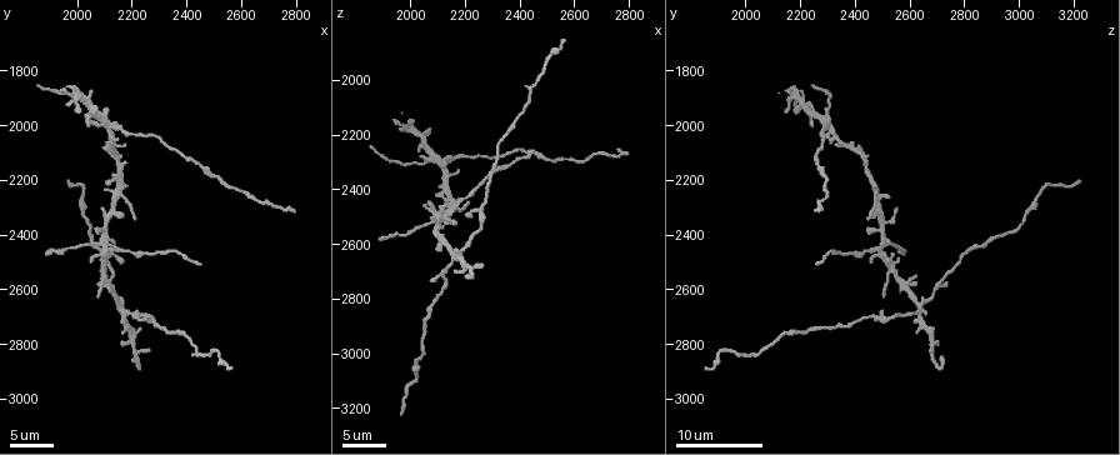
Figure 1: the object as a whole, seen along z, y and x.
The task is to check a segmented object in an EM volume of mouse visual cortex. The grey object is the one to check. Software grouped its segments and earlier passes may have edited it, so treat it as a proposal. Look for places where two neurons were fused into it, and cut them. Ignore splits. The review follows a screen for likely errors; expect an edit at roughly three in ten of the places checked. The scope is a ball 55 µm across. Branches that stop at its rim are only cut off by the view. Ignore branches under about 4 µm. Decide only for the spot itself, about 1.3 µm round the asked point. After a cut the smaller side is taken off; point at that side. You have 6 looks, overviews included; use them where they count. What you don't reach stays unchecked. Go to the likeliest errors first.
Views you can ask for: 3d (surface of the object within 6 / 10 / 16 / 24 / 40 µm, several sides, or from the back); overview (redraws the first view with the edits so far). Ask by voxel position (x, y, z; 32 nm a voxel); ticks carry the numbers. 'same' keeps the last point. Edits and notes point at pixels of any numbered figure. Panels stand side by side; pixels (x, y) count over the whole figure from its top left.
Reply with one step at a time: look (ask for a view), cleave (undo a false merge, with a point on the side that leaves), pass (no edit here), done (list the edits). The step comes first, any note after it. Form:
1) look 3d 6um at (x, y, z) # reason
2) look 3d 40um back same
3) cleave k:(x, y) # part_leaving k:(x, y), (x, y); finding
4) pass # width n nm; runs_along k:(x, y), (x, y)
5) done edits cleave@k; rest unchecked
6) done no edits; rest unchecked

look 3d 10um at (2150, 2660, 2650) # small branch off a trunk

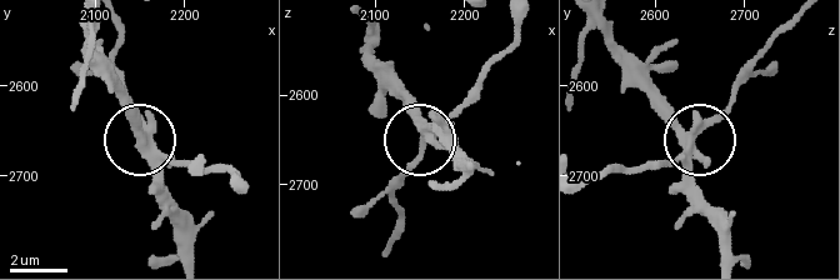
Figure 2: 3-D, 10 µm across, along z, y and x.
cleave 2:(421, 159) # part_leaving 2:(686, 148), (645, 166), (581, 179); two neurons meet here

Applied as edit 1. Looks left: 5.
look overview

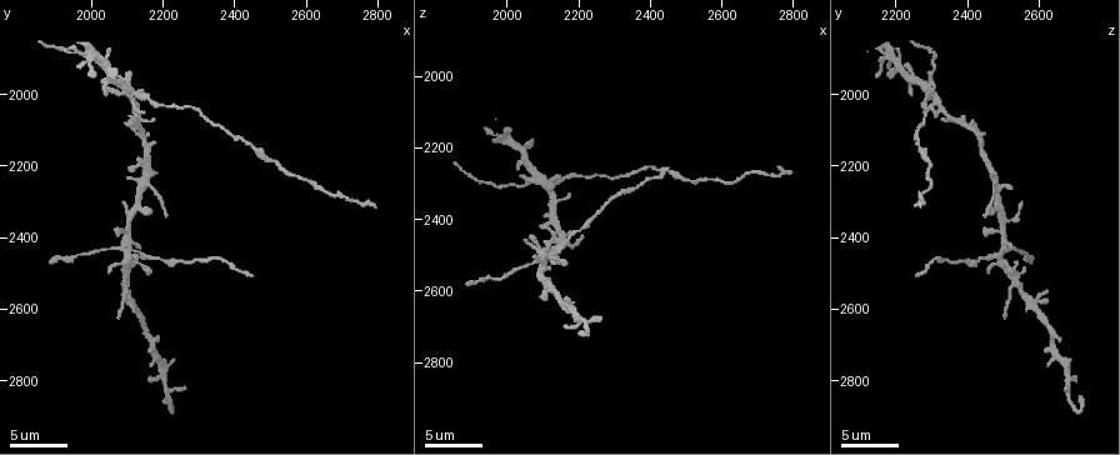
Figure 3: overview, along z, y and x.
look 3d 16um at (2100, 2430, 2510) # looks like a crossing

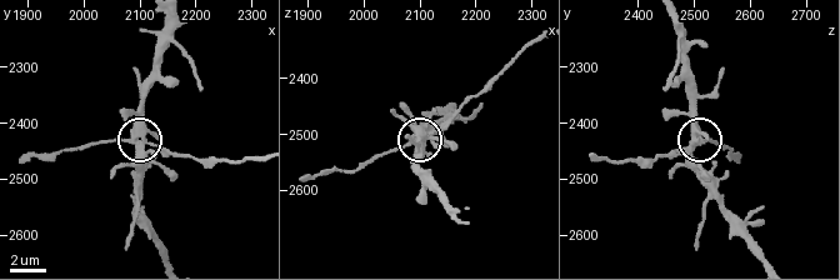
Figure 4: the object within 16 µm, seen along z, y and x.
cleave 4:(115, 139) # arms 5; part_leaving 4:(138, 141), (199, 160), (258, 160); two neurons meet here

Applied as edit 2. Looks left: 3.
look 3d 16um at (2210, 2810, 2680) # thin arm on a thick one

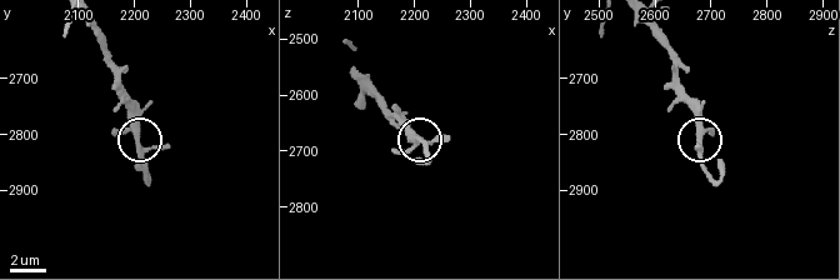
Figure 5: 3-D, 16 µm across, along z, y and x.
pass # runs_along 5:(645, 23), (669, 54), (679, 95), (693, 113), (708, 179); all the same neuron

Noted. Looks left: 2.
done edits cleave@2, cleave@4; rest unchecked

